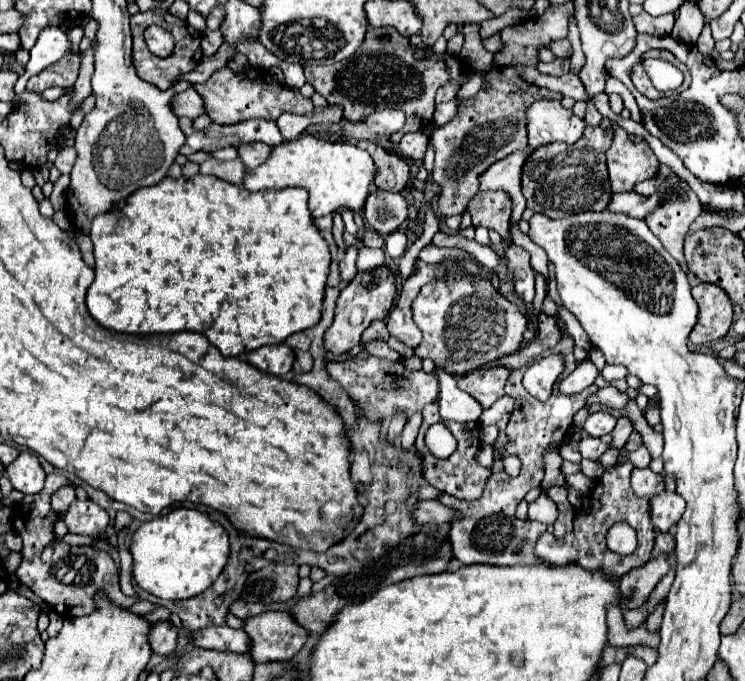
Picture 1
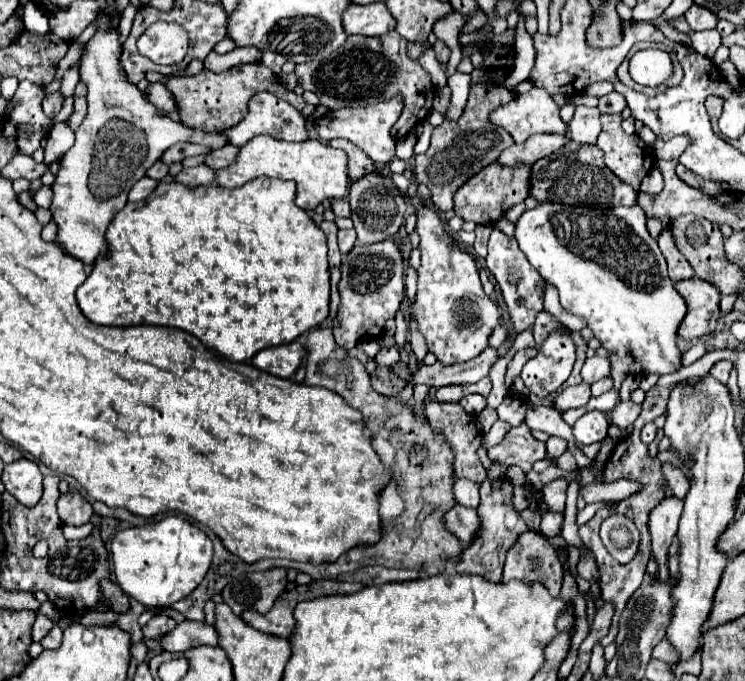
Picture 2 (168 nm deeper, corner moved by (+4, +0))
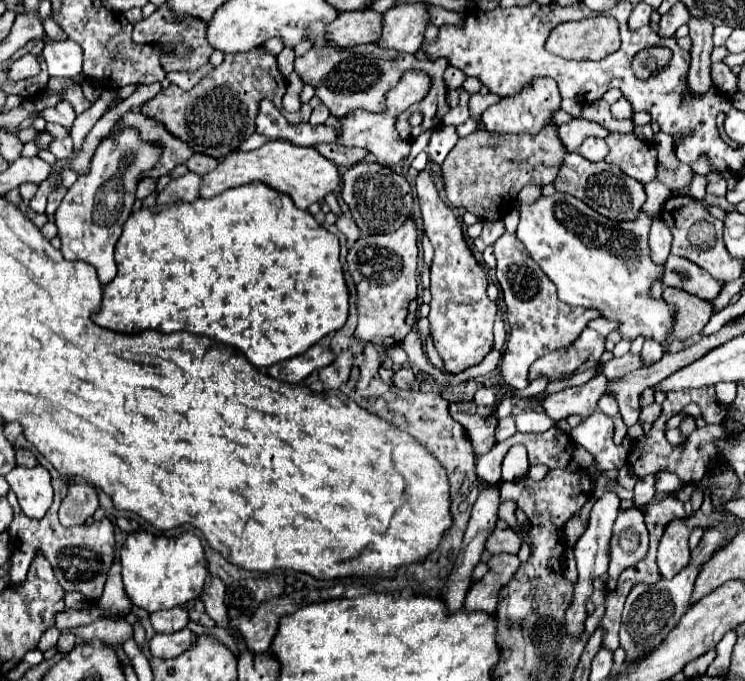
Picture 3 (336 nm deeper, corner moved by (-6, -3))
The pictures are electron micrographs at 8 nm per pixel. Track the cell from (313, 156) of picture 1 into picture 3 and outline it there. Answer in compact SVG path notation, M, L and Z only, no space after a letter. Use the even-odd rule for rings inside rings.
M278 139L278 141L270 141L254 151L236 151L236 153L228 155L224 161L218 163L218 167L214 171L210 171L208 175L202 177L200 197L208 199L218 193L224 193L230 187L246 185L252 181L266 183L268 187L276 189L278 193L288 195L296 207L308 209L308 205L322 201L326 193L332 193L338 189L340 175L338 175L338 167L332 161L318 155L318 151L314 151L314 147L298 147L298 145L292 145L290 141Z

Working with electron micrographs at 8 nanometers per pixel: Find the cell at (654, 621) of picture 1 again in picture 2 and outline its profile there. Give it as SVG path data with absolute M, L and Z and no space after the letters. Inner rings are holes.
M668 496L650 512L648 528L652 534L652 554L658 560L658 580L662 580L662 584L666 584L670 580L666 552L678 530L678 520L680 520L682 508L684 508L684 504L680 498Z

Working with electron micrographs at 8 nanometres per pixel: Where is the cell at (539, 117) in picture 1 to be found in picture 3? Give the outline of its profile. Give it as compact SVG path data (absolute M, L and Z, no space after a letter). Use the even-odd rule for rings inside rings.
M534 77L522 91L502 97L482 113L482 125L496 133L538 133L544 125L552 123L552 111L560 109L560 91L554 79Z

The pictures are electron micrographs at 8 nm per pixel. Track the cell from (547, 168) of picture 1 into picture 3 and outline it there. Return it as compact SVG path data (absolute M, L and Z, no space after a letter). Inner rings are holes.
M568 153L562 165L560 175L556 177L556 189L562 193L570 193L578 199L582 199L588 207L598 211L602 217L608 217L612 221L634 221L640 205L646 201L644 185L634 181L632 177L624 177L618 167L608 165L606 161L600 163L588 163L588 159Z

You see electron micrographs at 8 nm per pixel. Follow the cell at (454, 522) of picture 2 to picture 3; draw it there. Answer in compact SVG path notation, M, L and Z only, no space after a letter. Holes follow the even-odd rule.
M496 529L496 531L492 531L492 539L488 539L486 551L494 553L494 555L500 555L500 553L518 555L520 547L522 547L522 539L516 535L516 531Z

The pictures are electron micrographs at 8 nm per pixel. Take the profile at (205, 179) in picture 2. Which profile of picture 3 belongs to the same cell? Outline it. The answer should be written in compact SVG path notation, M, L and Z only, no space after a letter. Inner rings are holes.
M186 173L178 179L172 179L164 191L158 195L156 205L164 205L164 203L174 203L174 201L194 201L198 199L198 187L200 187L202 177L200 175L192 175Z

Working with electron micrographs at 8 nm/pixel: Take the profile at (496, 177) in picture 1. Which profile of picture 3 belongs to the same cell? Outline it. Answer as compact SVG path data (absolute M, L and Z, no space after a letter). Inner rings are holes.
M572 119L570 123L566 125L560 125L560 139L564 141L564 147L568 151L578 151L580 143L586 139L586 137L600 137L600 139L606 139L610 135L610 131L598 123L592 123L592 121L584 121L584 119Z

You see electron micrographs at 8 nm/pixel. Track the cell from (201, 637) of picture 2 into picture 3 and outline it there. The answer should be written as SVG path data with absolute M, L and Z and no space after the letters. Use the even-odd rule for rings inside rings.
M186 627L178 633L156 633L150 643L148 643L148 649L154 657L176 657L180 655L182 651L186 651L192 643L194 643L196 635Z

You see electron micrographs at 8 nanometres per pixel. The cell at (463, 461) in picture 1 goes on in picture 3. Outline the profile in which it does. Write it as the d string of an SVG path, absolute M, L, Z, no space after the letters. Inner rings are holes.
M462 401L462 403L450 403L450 411L454 415L454 419L466 429L476 455L486 453L494 443L496 443L496 425L498 425L498 417L496 415L488 415L482 417L478 411L480 407L474 401Z

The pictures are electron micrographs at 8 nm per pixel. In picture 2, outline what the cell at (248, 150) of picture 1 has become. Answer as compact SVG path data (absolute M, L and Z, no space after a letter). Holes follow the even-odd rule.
M226 144L226 146L222 146L222 148L214 150L214 152L210 152L210 154L206 156L206 164L212 166L212 168L216 168L216 170L220 170L220 168L228 168L230 164L236 162L238 152L240 152L238 146Z

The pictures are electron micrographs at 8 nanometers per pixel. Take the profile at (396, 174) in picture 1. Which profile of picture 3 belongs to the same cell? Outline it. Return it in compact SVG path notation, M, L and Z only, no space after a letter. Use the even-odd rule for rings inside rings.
M318 143L314 145L314 149L324 155L326 159L330 159L332 163L336 163L338 167L352 167L354 163L358 163L360 159L366 157L366 151L364 149L358 149L358 147L346 147L342 143Z

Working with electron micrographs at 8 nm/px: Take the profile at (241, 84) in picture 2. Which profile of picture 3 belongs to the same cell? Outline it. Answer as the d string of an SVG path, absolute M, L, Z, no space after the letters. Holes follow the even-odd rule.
M256 47L252 51L246 51L244 55L224 55L222 65L202 77L200 83L196 83L188 91L180 89L178 85L162 89L154 99L146 101L140 111L142 115L160 121L174 137L188 143L194 153L222 159L236 151L256 131L256 115L262 99L270 99L290 125L308 121L312 109L308 105L302 105L298 113L288 113L282 107L284 93L286 79L278 71L276 57L272 53L266 53L264 47Z

